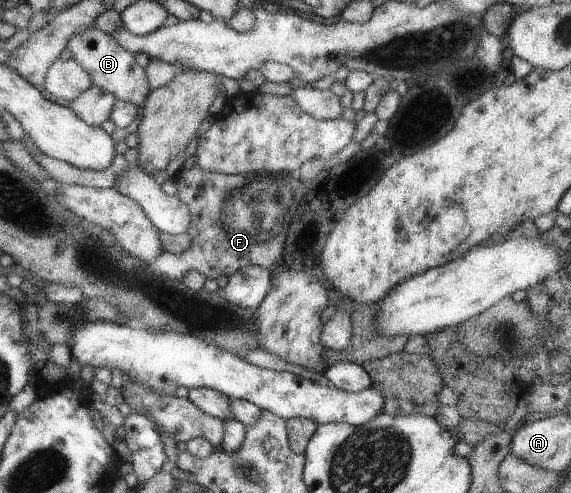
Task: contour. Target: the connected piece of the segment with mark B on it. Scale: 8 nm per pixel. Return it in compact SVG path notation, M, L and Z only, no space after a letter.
M90 28L76 33L66 43L72 58L92 79L92 86L101 87L104 91L115 95L118 99L132 101L140 107L146 103L146 97L152 91L152 82L148 70L140 67L132 53L128 53L111 34L98 28Z

